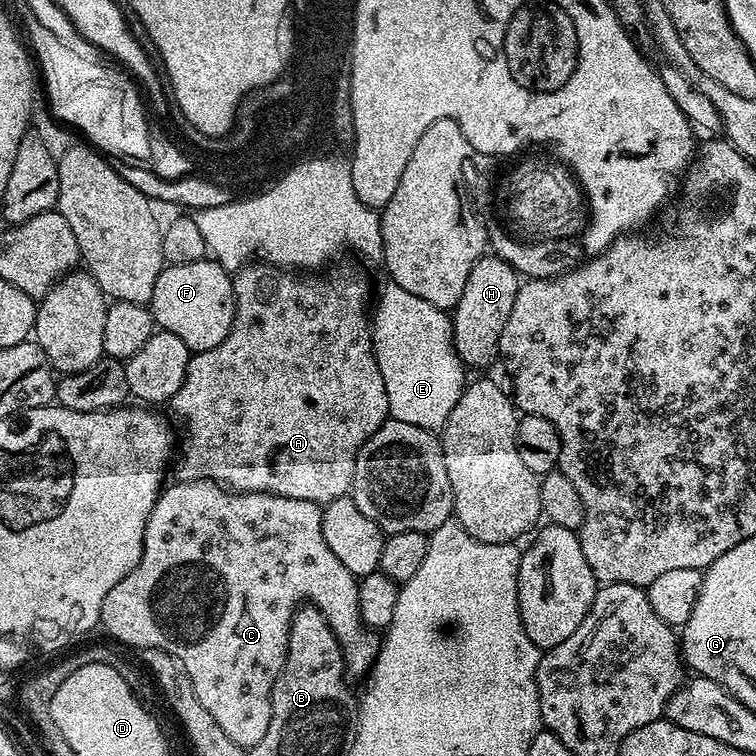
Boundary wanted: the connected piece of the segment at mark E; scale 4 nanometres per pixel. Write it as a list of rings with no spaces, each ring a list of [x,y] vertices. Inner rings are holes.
[[[391,282],[385,285],[370,319],[372,351],[376,353],[378,370],[382,370],[389,417],[436,432],[443,429],[466,387],[466,365],[458,358],[452,341],[449,313],[410,294],[410,290],[402,290],[402,286]]]

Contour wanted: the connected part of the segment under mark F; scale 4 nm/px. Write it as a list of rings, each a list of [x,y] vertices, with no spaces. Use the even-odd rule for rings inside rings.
[[[211,258],[185,264],[168,264],[158,274],[158,282],[154,282],[154,294],[150,301],[150,311],[157,329],[175,334],[186,342],[189,353],[205,352],[218,342],[222,342],[230,334],[230,326],[234,322],[236,295],[232,289],[233,277]]]

